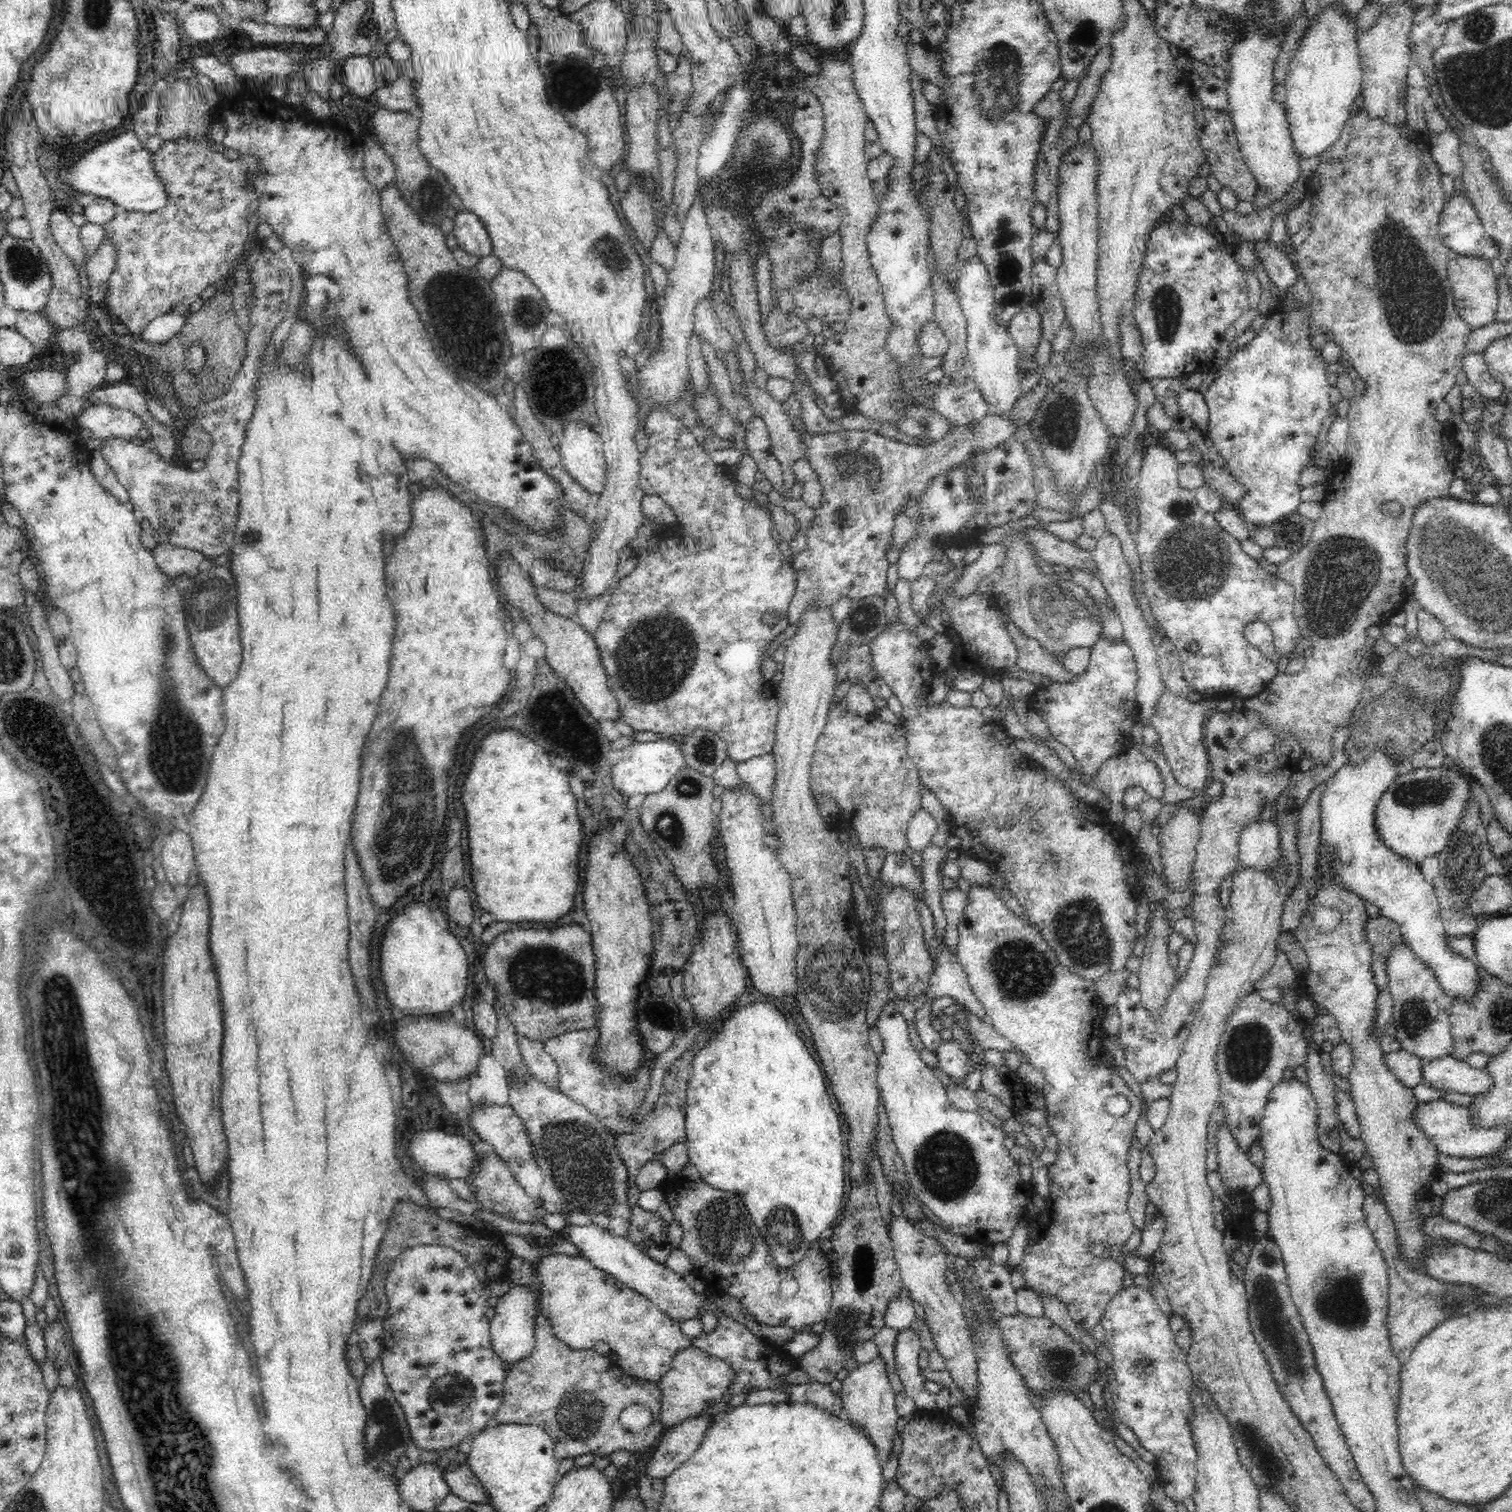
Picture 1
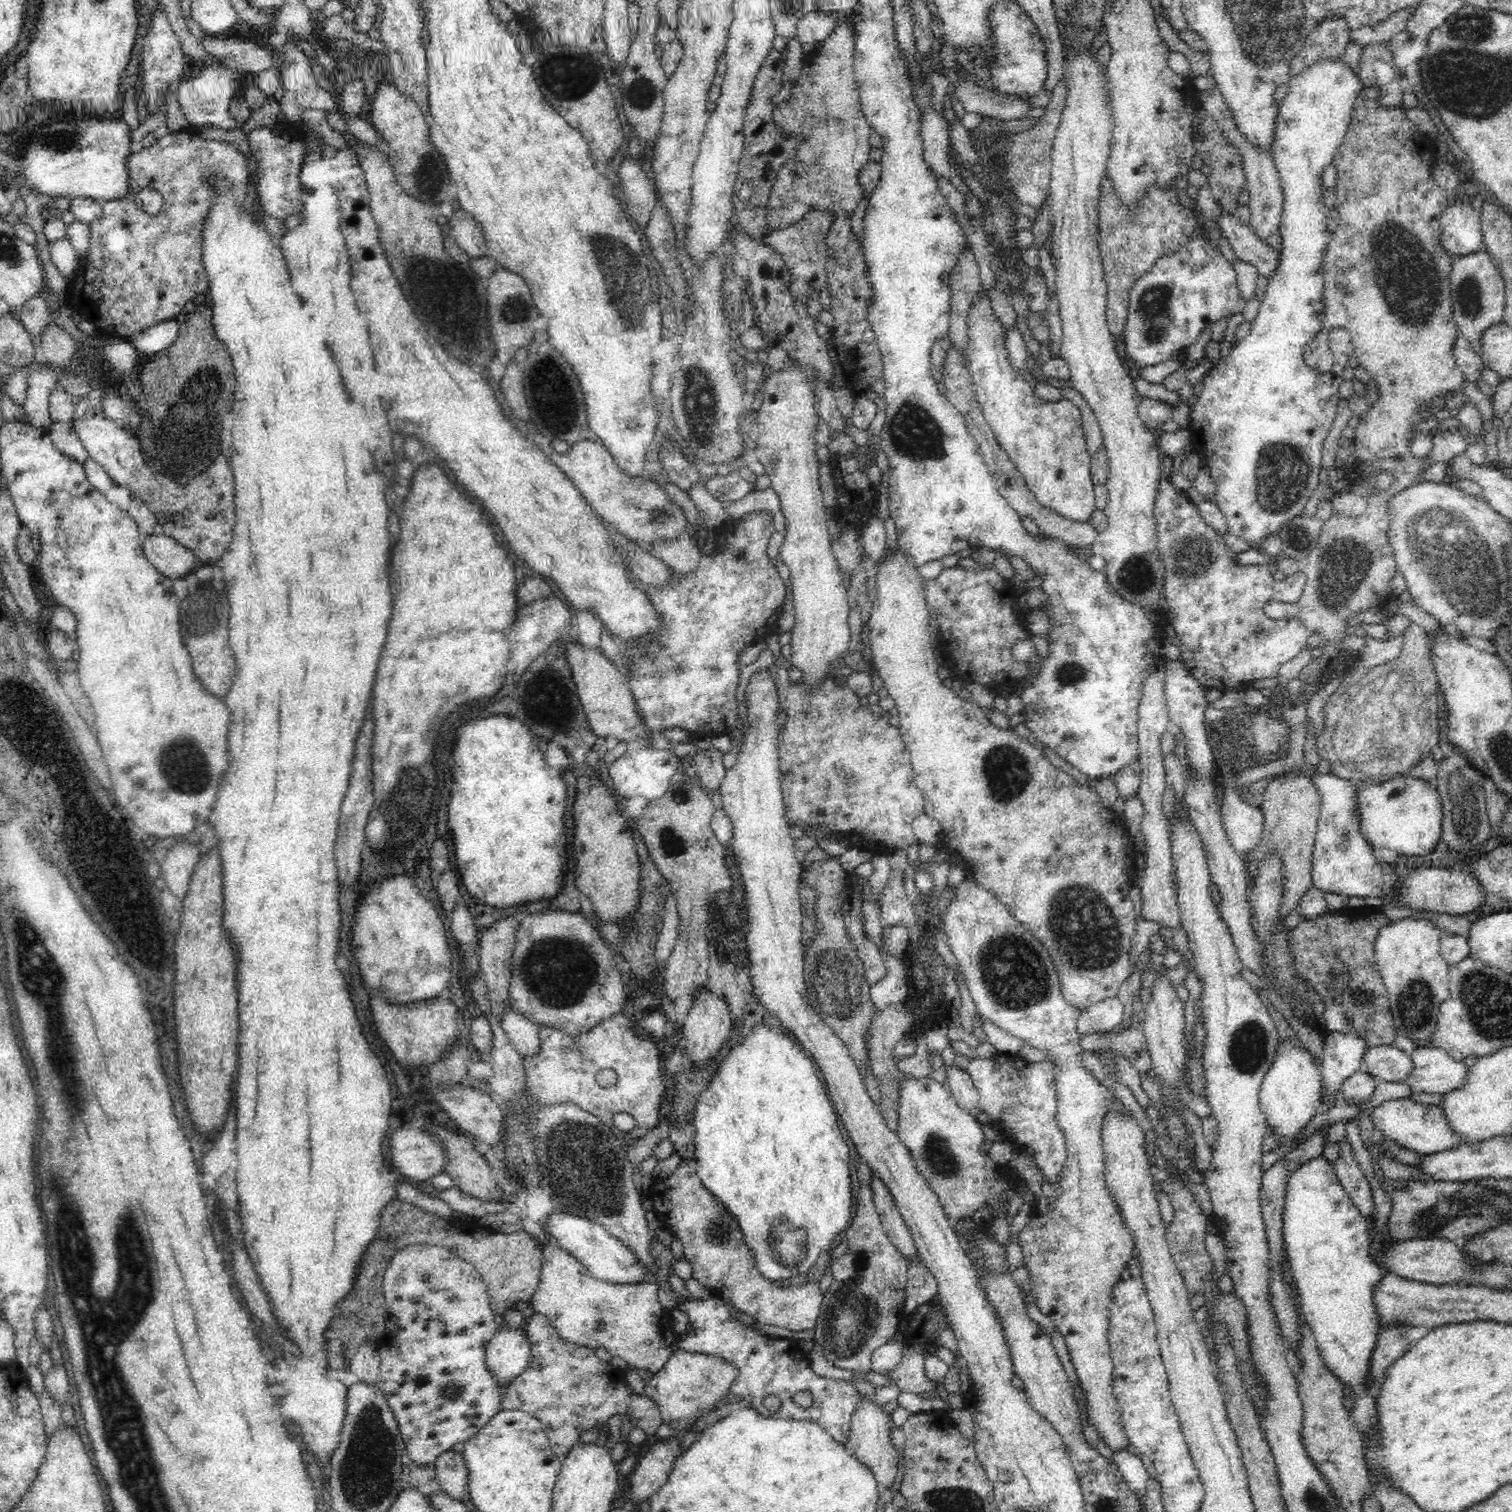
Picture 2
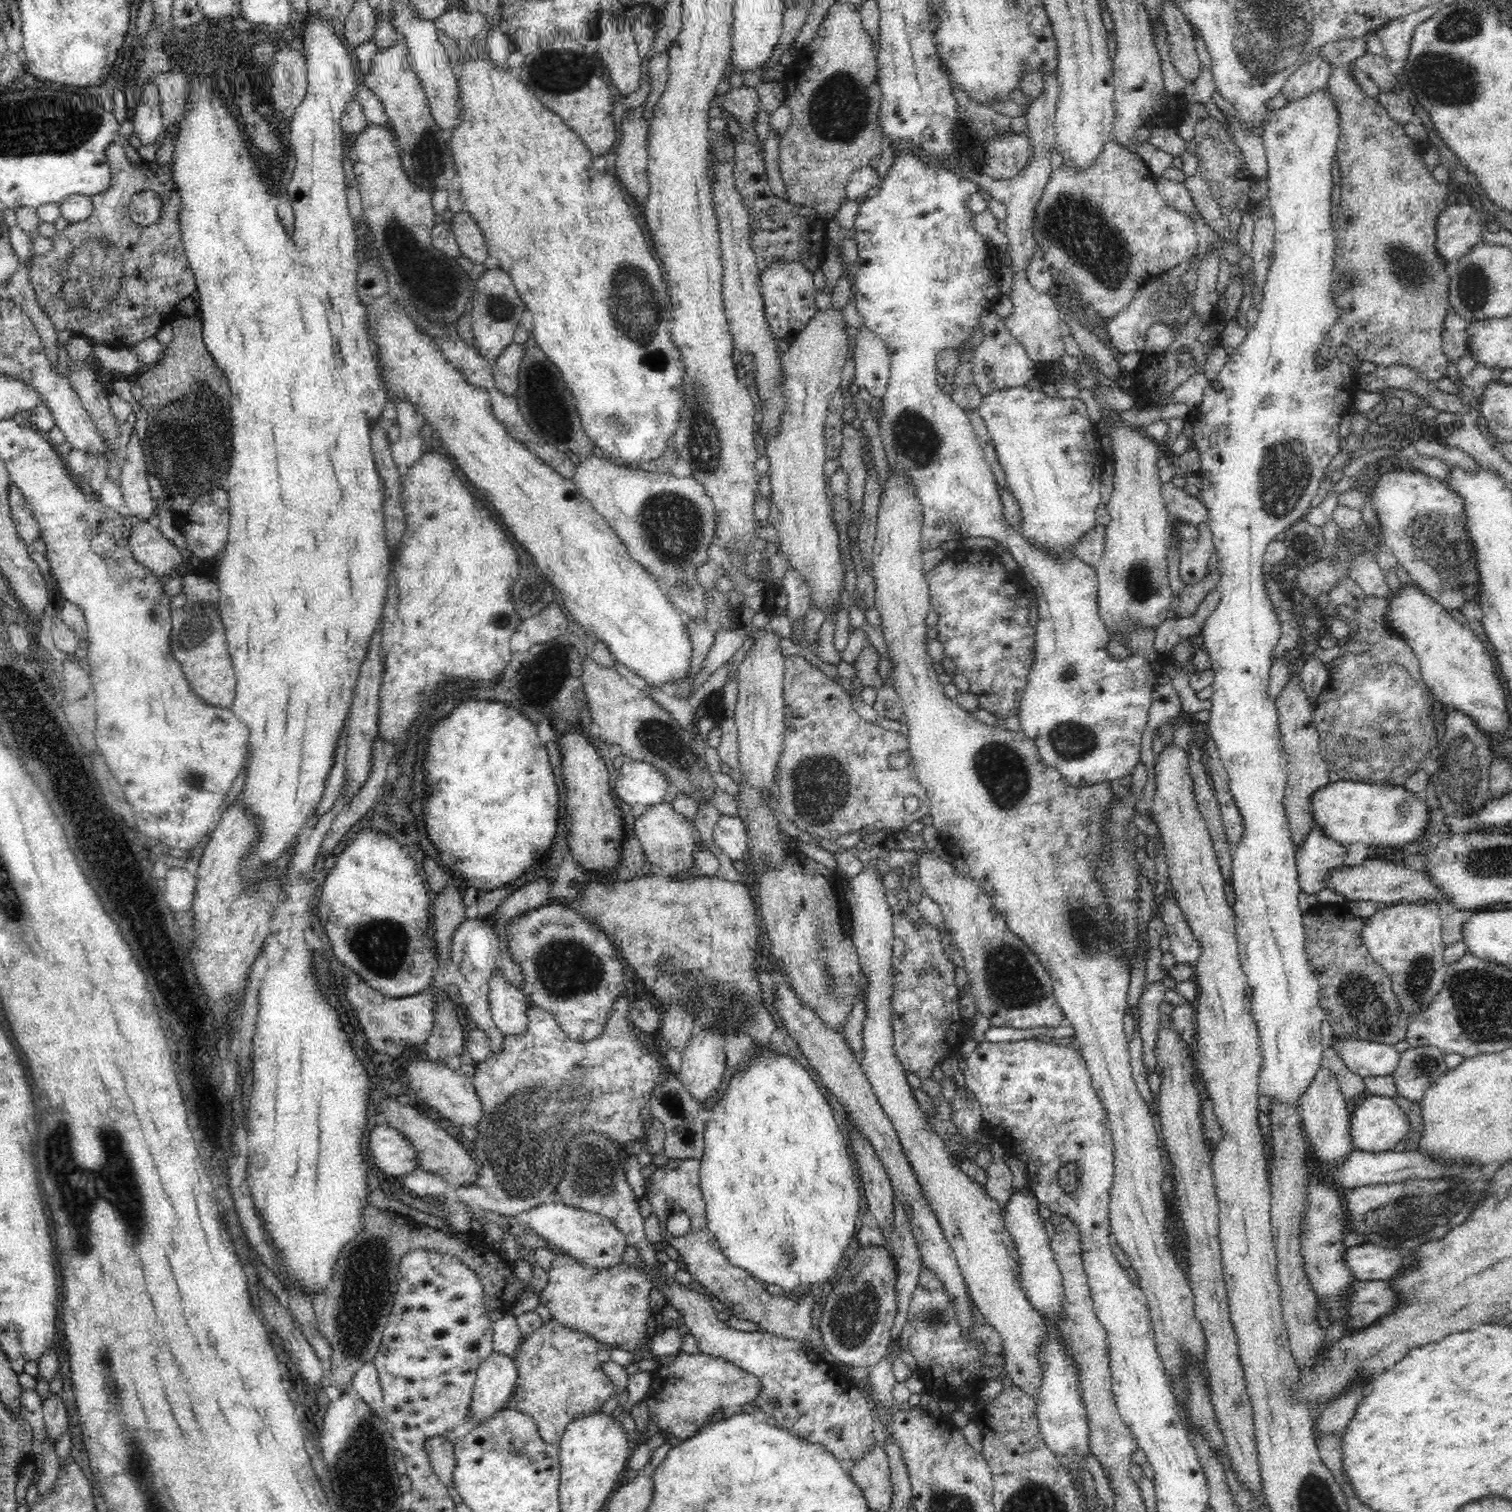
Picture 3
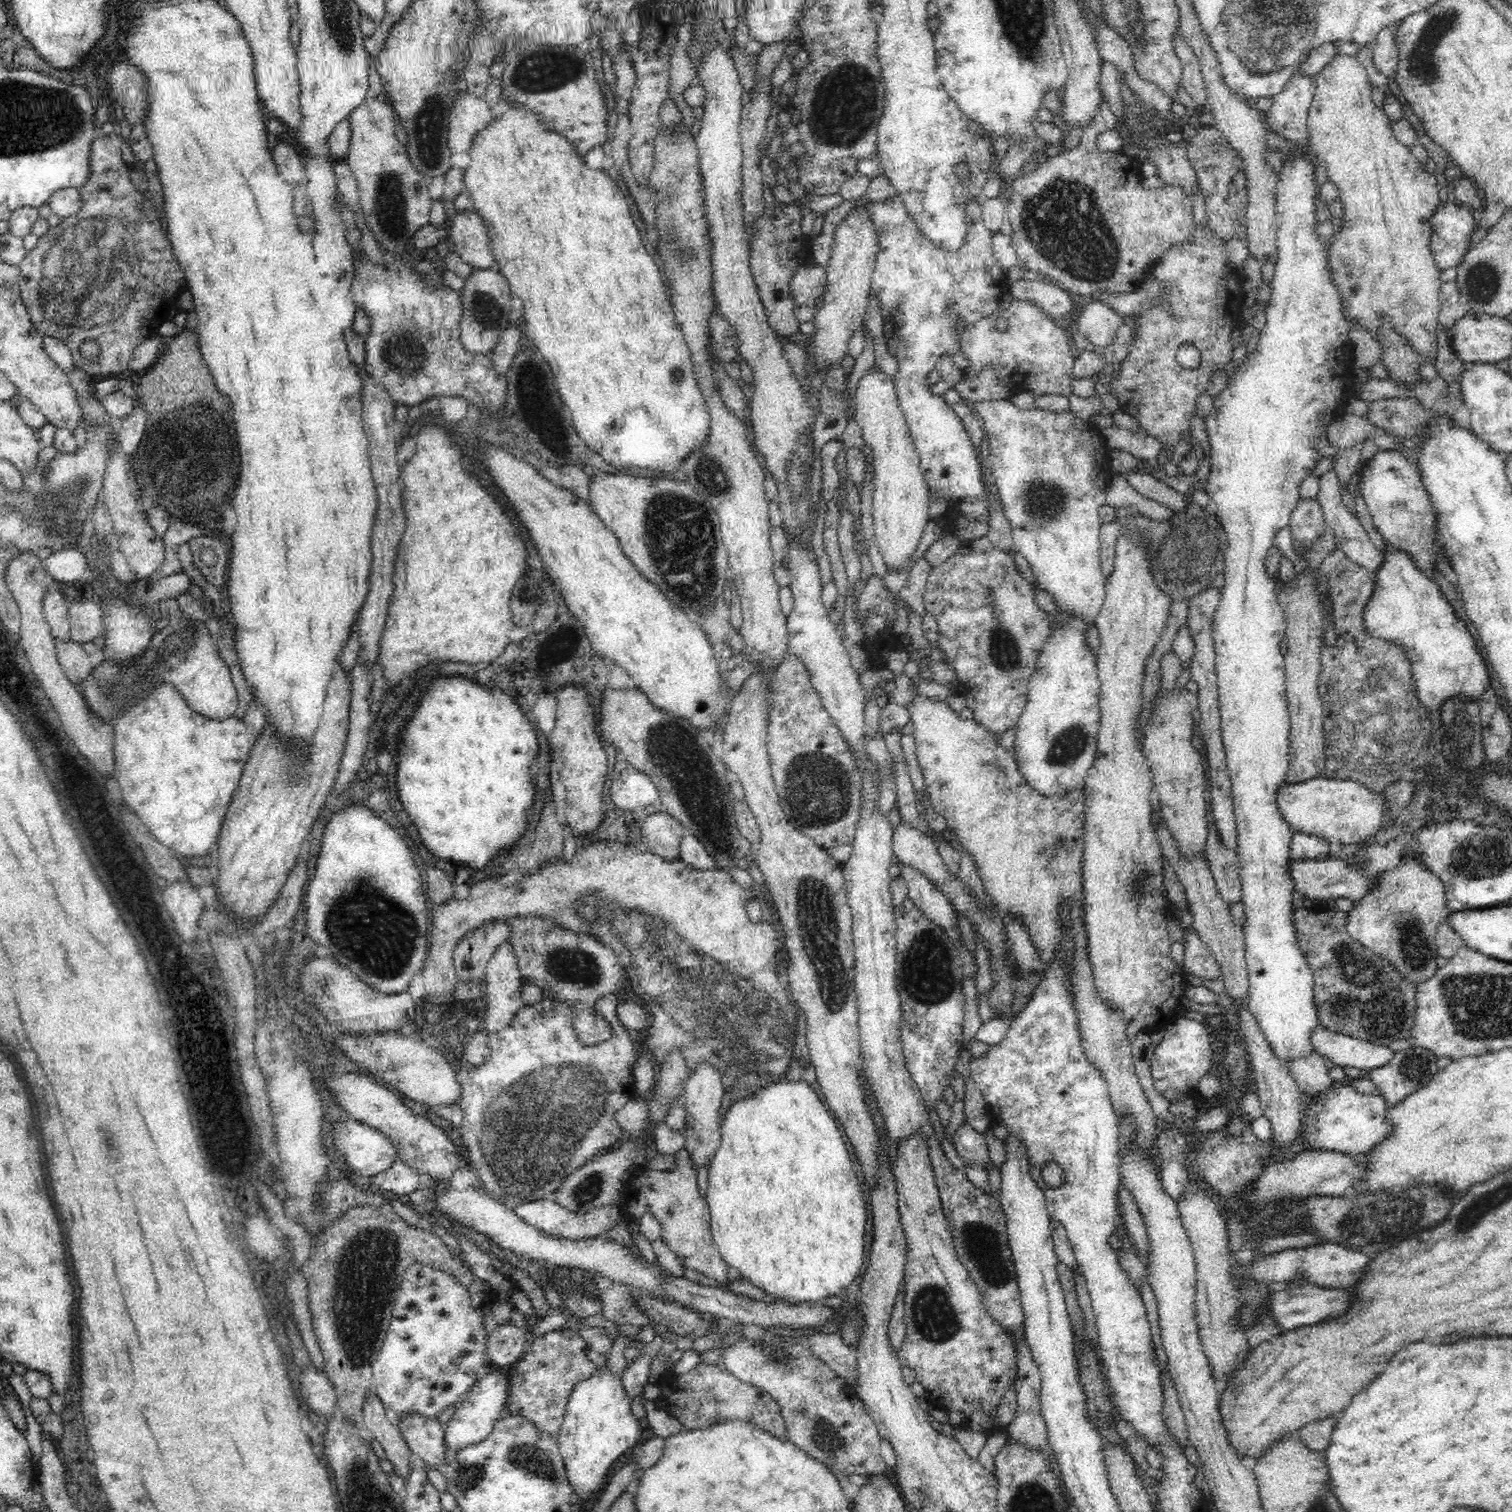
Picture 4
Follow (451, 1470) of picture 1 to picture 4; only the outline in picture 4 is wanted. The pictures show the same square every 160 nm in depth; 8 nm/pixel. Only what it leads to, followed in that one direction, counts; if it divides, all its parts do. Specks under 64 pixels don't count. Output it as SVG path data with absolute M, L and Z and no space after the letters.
M408 1416L399 1420L393 1417L408 1448L418 1454L425 1466L435 1468L444 1462L447 1448L445 1447L444 1421L426 1420L422 1416Z

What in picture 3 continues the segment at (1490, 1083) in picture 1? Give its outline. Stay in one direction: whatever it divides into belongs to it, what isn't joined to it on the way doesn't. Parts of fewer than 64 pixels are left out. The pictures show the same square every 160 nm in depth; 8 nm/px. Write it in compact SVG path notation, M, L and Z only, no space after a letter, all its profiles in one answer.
M1420 1046L1401 1052L1398 1066L1391 1075L1396 1092L1402 1098L1419 1101L1425 1096L1425 1090L1448 1071L1445 1054L1437 1046Z

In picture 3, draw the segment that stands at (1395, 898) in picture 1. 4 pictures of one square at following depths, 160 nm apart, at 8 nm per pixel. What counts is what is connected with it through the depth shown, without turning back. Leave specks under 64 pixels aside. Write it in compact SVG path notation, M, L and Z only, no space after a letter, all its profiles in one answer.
M1314 828L1306 838L1302 848L1296 850L1297 880L1303 893L1317 894L1326 888L1326 878L1329 878L1329 886L1333 882L1331 877L1335 874L1336 866L1342 866L1342 856L1346 854L1346 843L1340 843L1333 839L1324 829Z

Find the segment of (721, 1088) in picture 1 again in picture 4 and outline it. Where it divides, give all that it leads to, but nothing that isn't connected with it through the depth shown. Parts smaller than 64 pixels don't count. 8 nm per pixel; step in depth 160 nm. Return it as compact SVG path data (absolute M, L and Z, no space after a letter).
M772 1082L758 1094L750 1094L738 1102L734 1102L724 1118L719 1119L719 1142L711 1156L710 1170L708 1170L708 1198L711 1217L711 1234L715 1245L719 1249L721 1258L738 1270L754 1286L767 1294L767 1299L788 1301L794 1303L824 1302L830 1297L836 1297L852 1282L858 1280L864 1264L864 1232L866 1232L866 1198L862 1191L860 1178L854 1172L854 1162L850 1158L846 1140L834 1121L834 1116L828 1106L822 1104L814 1090L806 1082Z

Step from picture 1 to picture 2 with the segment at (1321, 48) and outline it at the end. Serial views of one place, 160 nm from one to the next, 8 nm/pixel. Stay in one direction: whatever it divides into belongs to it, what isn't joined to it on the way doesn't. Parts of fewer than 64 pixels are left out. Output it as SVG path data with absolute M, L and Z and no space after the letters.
M1319 57L1316 62L1312 62L1312 64L1306 66L1302 72L1290 75L1287 80L1287 95L1279 103L1272 154L1284 197L1283 209L1279 222L1280 236L1282 238L1282 248L1279 250L1280 263L1278 263L1276 272L1274 272L1272 277L1268 280L1266 296L1264 296L1264 300L1261 301L1258 315L1255 316L1255 320L1251 323L1252 330L1250 330L1250 334L1243 340L1235 343L1234 348L1226 358L1220 360L1215 367L1209 370L1203 380L1204 388L1202 392L1200 392L1196 404L1191 406L1191 420L1188 425L1192 434L1190 444L1192 445L1192 450L1201 458L1202 466L1209 470L1215 486L1215 493L1209 499L1212 500L1222 511L1222 514L1224 514L1223 517L1226 518L1227 522L1227 532L1234 534L1234 536L1238 536L1238 538L1248 543L1251 548L1255 549L1257 549L1258 544L1260 544L1266 536L1277 534L1286 521L1292 520L1292 518L1300 515L1302 510L1304 510L1304 506L1306 506L1306 502L1308 502L1310 496L1314 494L1314 490L1320 486L1320 476L1323 473L1321 462L1322 446L1324 446L1324 440L1326 440L1326 436L1328 436L1328 432L1330 432L1330 428L1332 428L1334 418L1338 412L1338 403L1340 402L1338 390L1340 390L1340 384L1345 381L1342 377L1342 369L1354 362L1354 348L1351 342L1351 335L1342 328L1334 328L1332 331L1329 331L1329 346L1331 347L1335 360L1329 372L1314 370L1305 363L1304 357L1306 344L1310 342L1311 339L1315 338L1316 332L1323 326L1322 318L1324 315L1324 305L1322 294L1324 278L1320 262L1322 262L1322 255L1326 250L1327 242L1331 238L1326 218L1328 207L1324 205L1324 200L1322 199L1322 190L1325 188L1322 185L1320 176L1322 176L1322 170L1332 164L1336 150L1338 150L1339 146L1342 144L1343 138L1348 130L1351 117L1355 115L1353 104L1357 100L1357 94L1364 88L1360 76L1358 77L1358 75L1353 73L1348 64L1344 64L1341 59L1341 57Z

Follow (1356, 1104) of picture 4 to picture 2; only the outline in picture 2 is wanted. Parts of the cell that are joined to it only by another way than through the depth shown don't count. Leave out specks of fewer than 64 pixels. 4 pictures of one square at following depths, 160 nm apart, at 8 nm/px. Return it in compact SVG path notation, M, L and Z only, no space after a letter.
M1394 1099L1386 1101L1384 1105L1380 1103L1373 1108L1373 1124L1376 1123L1381 1134L1390 1139L1396 1139L1408 1150L1414 1150L1421 1155L1448 1152L1450 1149L1460 1148L1466 1144L1452 1126L1449 1126L1448 1115L1445 1114L1444 1107L1438 1105L1423 1105L1411 1099Z

